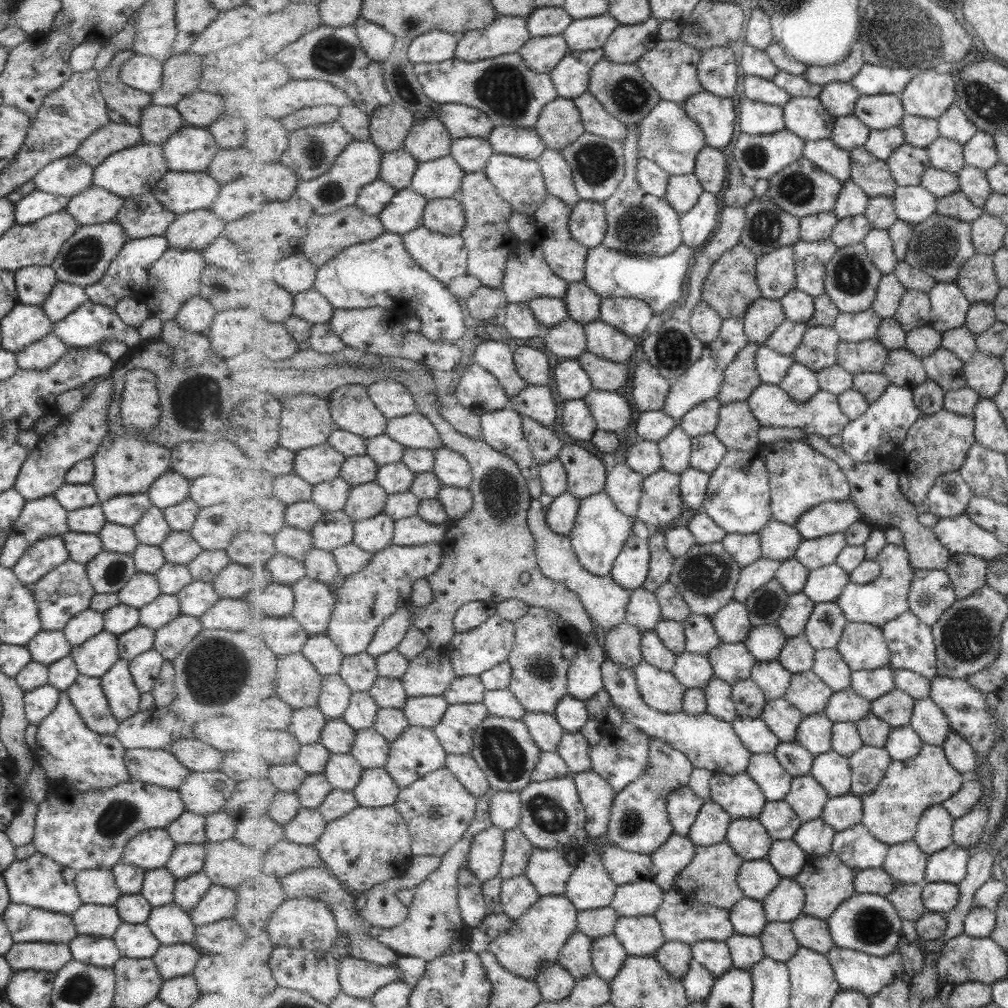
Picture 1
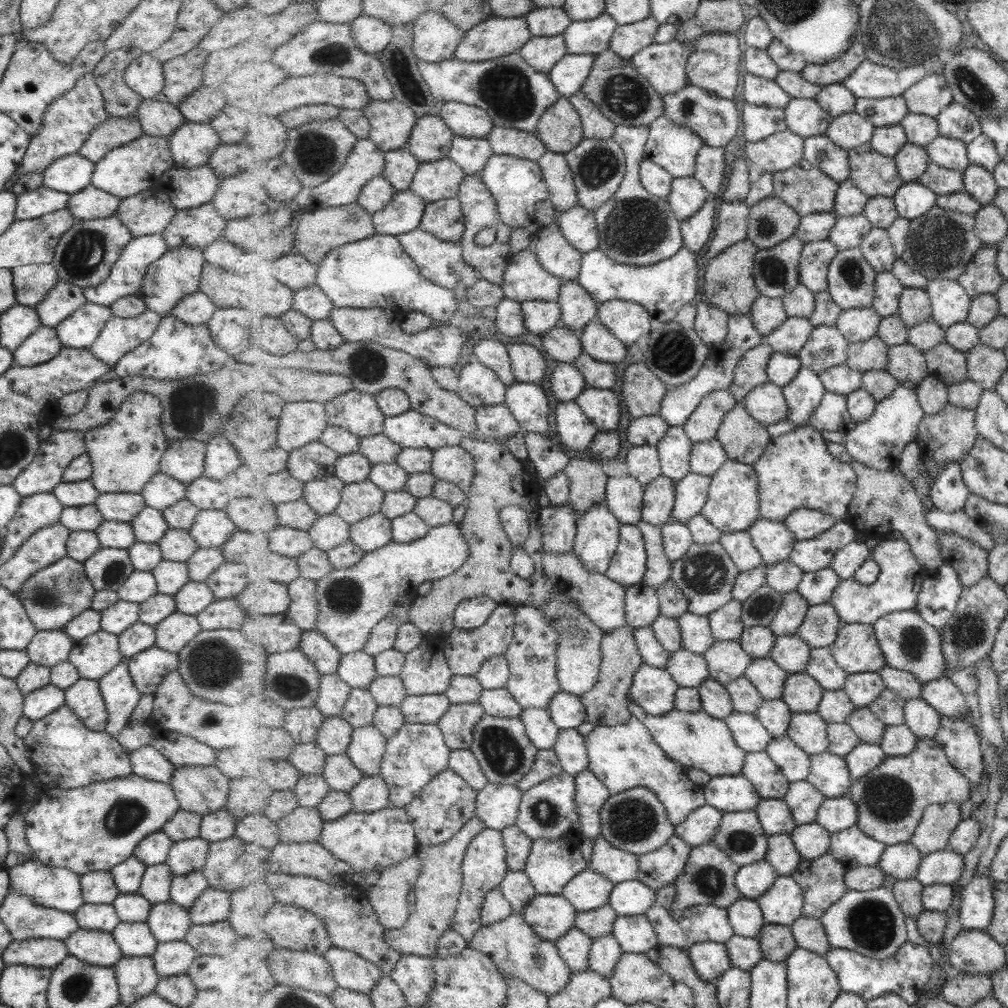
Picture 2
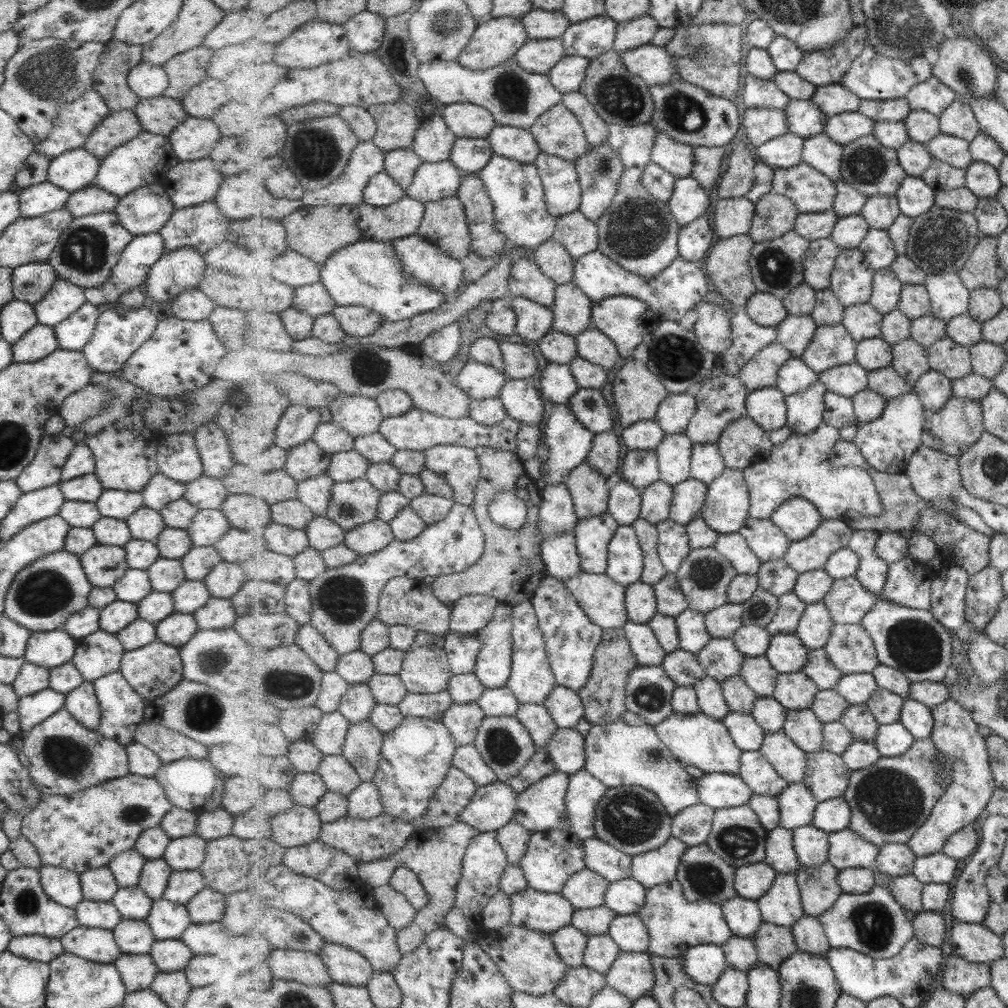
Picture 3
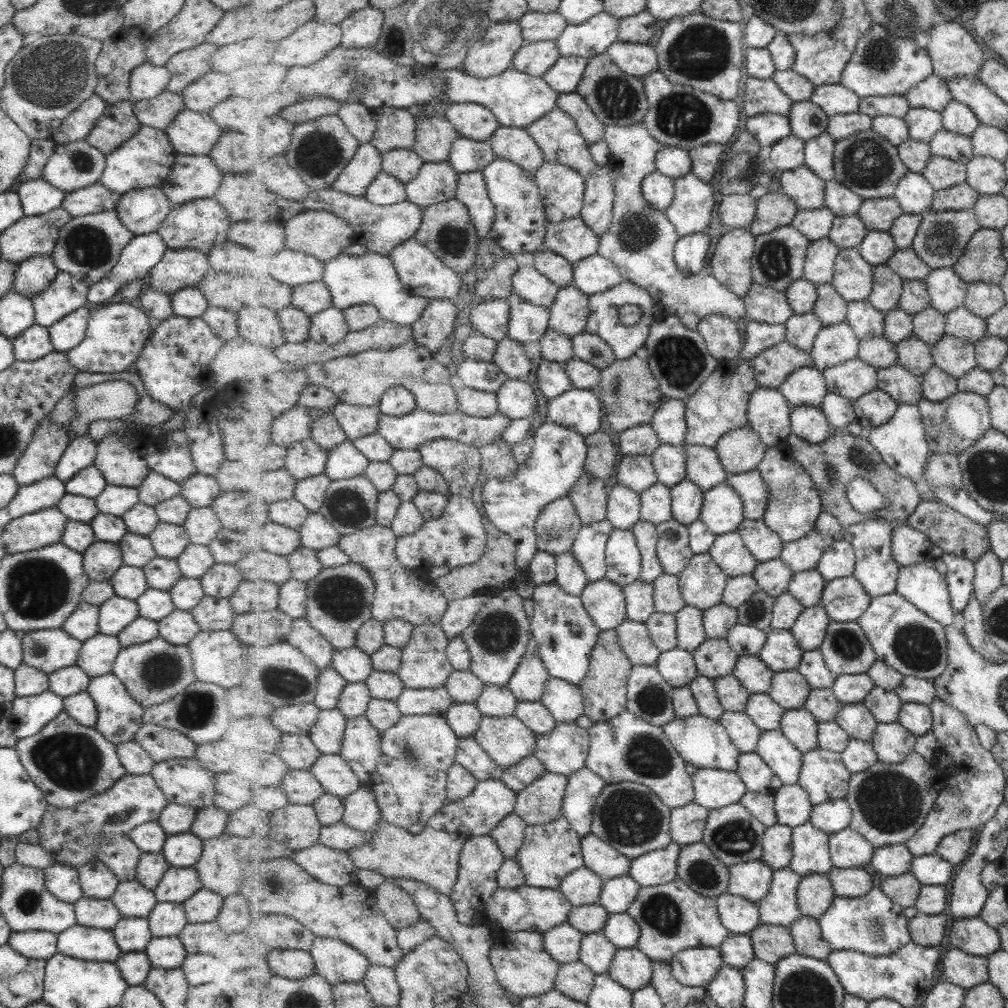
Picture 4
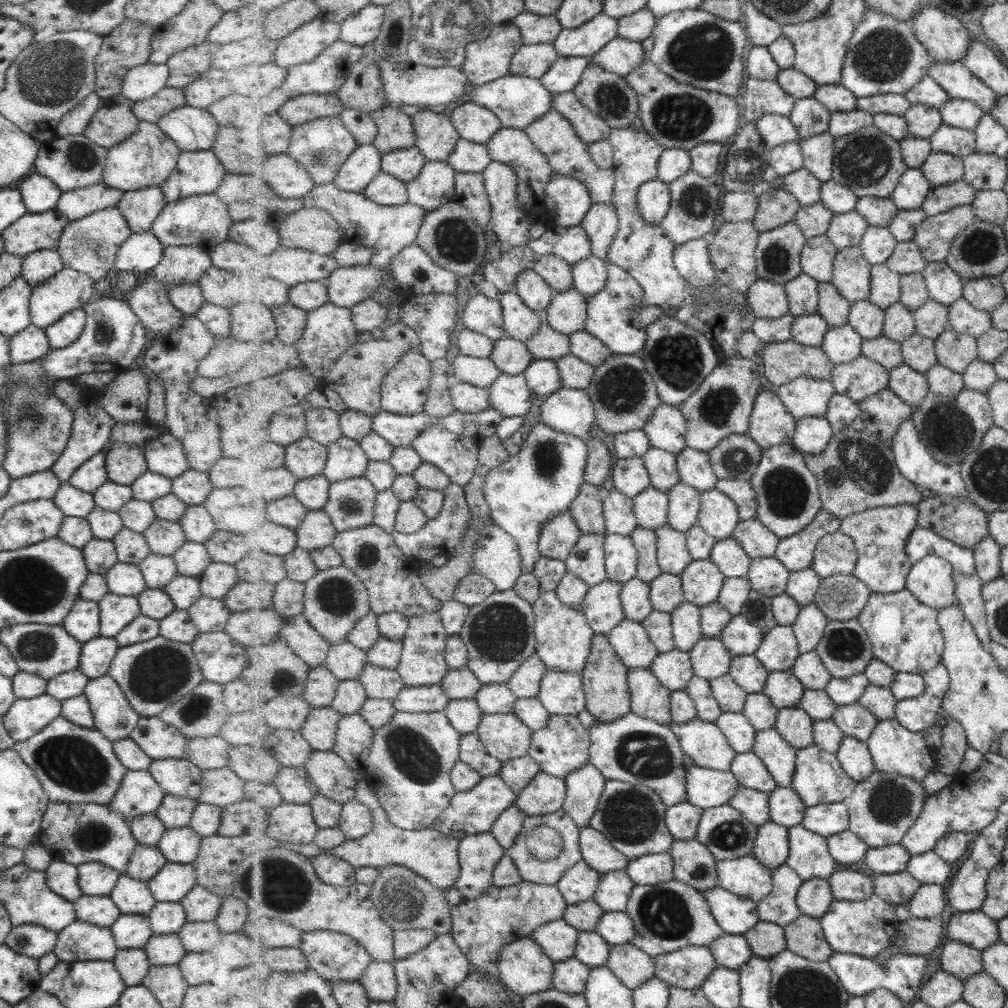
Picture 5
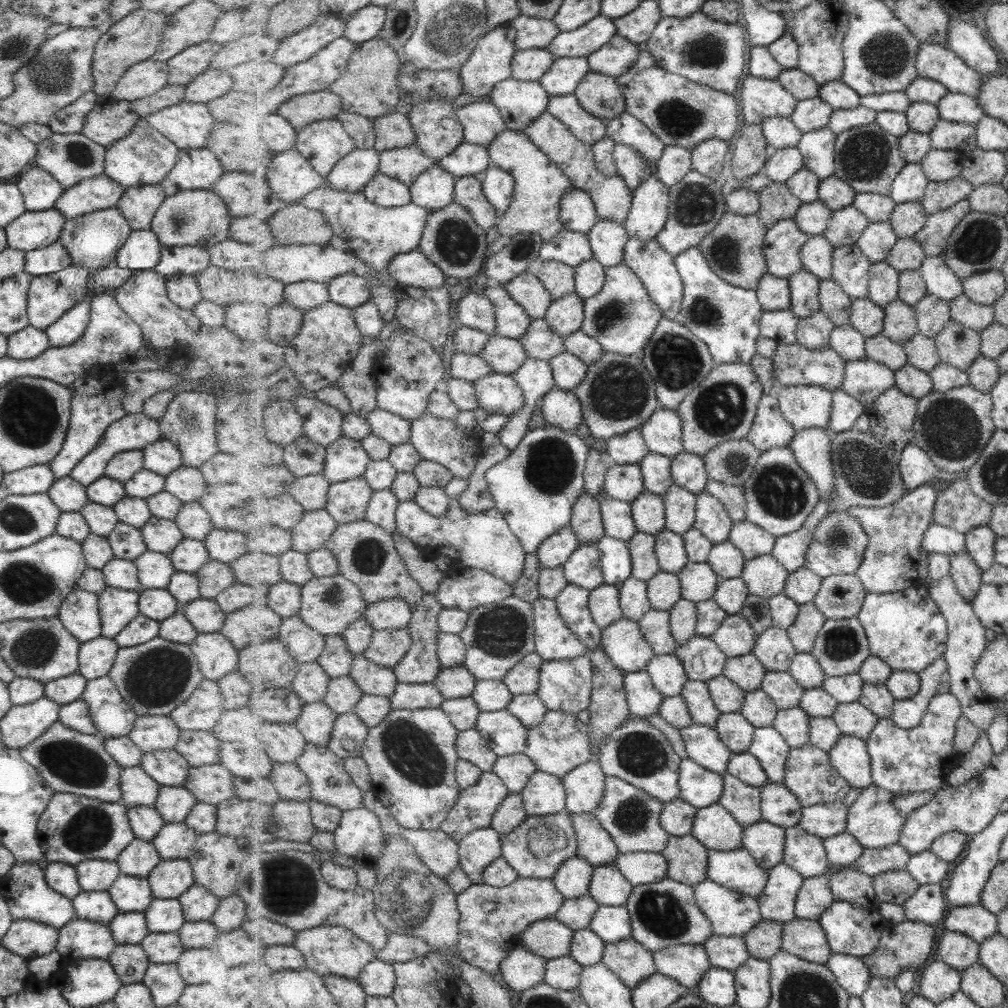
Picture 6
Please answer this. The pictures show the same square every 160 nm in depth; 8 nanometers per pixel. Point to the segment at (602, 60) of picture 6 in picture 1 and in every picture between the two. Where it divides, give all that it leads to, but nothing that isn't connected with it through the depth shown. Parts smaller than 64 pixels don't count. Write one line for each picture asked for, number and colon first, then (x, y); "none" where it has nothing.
1: (672, 66)
2: (665, 65)
3: (652, 62)
4: (636, 59)
5: (622, 56)

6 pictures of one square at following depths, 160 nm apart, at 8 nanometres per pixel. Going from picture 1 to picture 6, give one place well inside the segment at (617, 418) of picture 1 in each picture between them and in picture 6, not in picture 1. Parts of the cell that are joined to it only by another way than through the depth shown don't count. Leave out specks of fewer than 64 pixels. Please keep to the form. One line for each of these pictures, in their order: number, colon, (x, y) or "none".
2: (601, 405)
3: (588, 404)
4: (580, 409)
5: (570, 410)
6: (560, 408)

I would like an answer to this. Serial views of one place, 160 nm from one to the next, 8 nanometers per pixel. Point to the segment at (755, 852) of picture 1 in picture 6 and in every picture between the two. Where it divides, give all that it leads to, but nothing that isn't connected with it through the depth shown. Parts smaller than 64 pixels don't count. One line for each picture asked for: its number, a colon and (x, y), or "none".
2: (741, 835)
3: (738, 836)
4: (735, 836)
5: (725, 830)
6: (715, 826)

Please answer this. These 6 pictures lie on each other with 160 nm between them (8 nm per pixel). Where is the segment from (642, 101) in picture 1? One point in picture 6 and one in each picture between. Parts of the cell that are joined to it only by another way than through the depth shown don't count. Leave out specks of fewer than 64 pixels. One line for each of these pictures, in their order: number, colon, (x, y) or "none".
2: (625, 96)
3: (621, 97)
4: (617, 98)
5: (608, 95)
6: (600, 94)

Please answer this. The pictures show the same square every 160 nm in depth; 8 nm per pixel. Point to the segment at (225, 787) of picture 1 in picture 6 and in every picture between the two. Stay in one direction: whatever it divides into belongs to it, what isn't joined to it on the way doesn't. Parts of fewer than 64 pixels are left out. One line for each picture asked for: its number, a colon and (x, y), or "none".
2: (200, 790)
3: (195, 786)
4: (185, 782)
5: (179, 778)
6: (167, 768)

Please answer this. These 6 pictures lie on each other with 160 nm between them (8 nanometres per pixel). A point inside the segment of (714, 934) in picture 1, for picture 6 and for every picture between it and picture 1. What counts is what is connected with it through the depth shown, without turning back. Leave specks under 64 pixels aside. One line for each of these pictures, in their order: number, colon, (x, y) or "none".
2: (704, 922)
3: (676, 924)
4: (673, 916)
5: (672, 915)
6: (665, 914)

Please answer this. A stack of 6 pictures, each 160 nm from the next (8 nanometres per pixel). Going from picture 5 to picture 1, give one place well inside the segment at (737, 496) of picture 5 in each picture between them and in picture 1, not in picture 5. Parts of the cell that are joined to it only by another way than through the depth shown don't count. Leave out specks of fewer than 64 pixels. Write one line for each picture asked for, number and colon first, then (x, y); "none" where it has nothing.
1: (801, 478)
2: (797, 470)
3: (799, 466)
4: (751, 485)

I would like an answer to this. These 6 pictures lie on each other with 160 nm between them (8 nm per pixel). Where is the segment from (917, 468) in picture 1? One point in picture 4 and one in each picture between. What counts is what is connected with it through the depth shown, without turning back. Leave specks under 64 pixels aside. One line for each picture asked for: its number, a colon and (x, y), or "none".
2: (948, 436)
3: (960, 424)
4: (952, 426)

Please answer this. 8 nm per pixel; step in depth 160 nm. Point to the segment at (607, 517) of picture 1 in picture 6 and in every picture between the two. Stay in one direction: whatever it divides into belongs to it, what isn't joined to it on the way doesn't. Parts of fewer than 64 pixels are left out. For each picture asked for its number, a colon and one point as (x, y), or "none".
2: (599, 531)
3: (593, 535)
4: (589, 548)
5: (588, 560)
6: (584, 568)

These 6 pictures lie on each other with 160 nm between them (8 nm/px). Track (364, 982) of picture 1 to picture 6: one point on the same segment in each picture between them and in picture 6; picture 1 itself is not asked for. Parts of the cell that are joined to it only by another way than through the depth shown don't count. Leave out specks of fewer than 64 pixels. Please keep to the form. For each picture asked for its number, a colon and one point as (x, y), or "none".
2: (352, 971)
3: (347, 966)
4: (336, 961)
5: (337, 956)
6: (329, 949)

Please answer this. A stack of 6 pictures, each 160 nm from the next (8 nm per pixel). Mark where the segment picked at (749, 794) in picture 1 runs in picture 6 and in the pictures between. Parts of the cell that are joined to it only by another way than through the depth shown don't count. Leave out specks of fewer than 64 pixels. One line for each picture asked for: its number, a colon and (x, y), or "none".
2: (736, 793)
3: (719, 790)
4: (714, 789)
5: (706, 788)
6: (702, 788)

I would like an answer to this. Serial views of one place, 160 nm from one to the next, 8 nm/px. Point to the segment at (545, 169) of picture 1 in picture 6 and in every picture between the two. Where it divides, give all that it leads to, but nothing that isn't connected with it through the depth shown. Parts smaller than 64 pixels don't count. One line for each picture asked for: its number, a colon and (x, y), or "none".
2: (559, 176)
3: (562, 187)
4: (563, 189)
5: (568, 199)
6: (579, 212)

